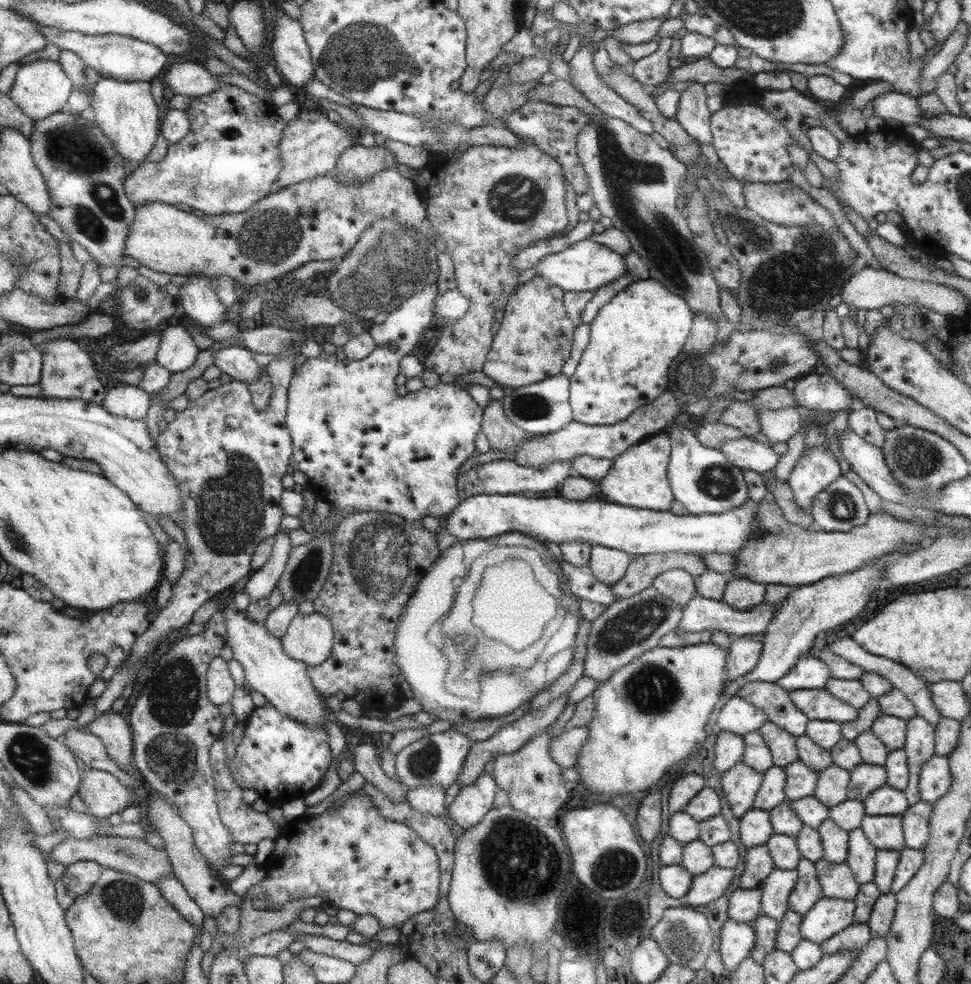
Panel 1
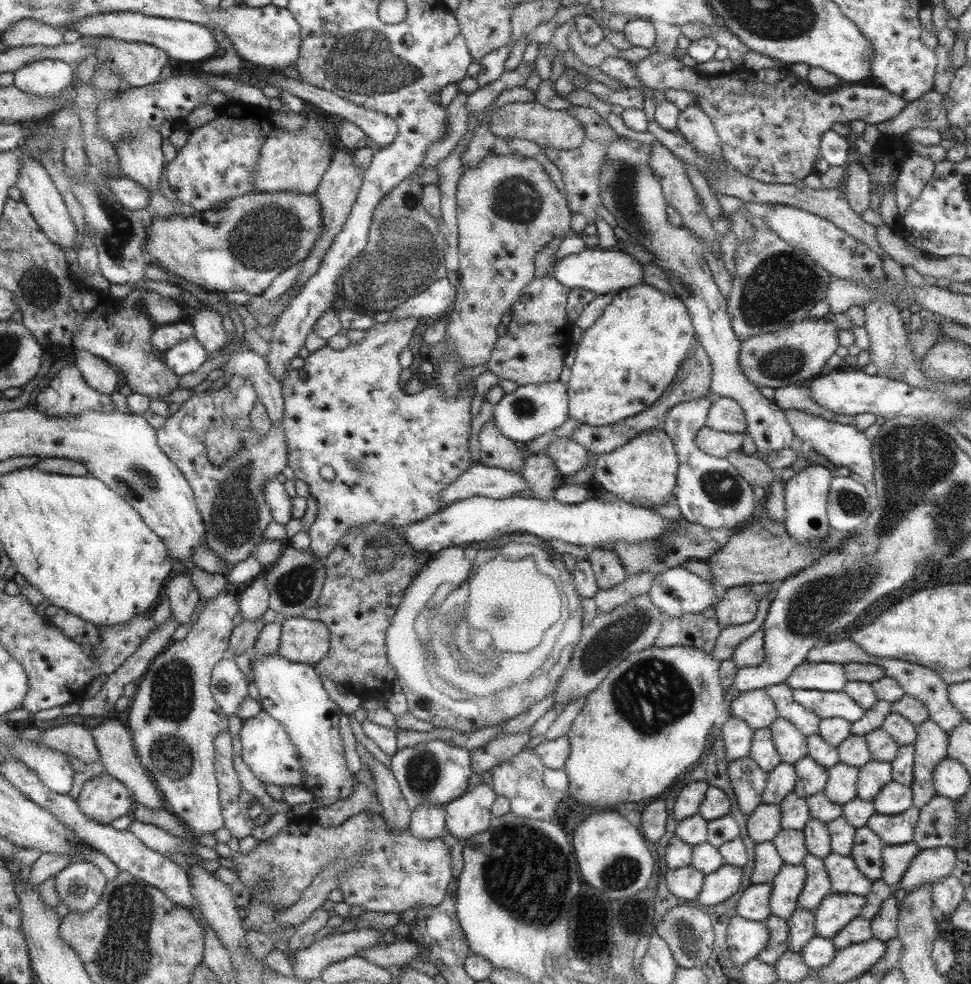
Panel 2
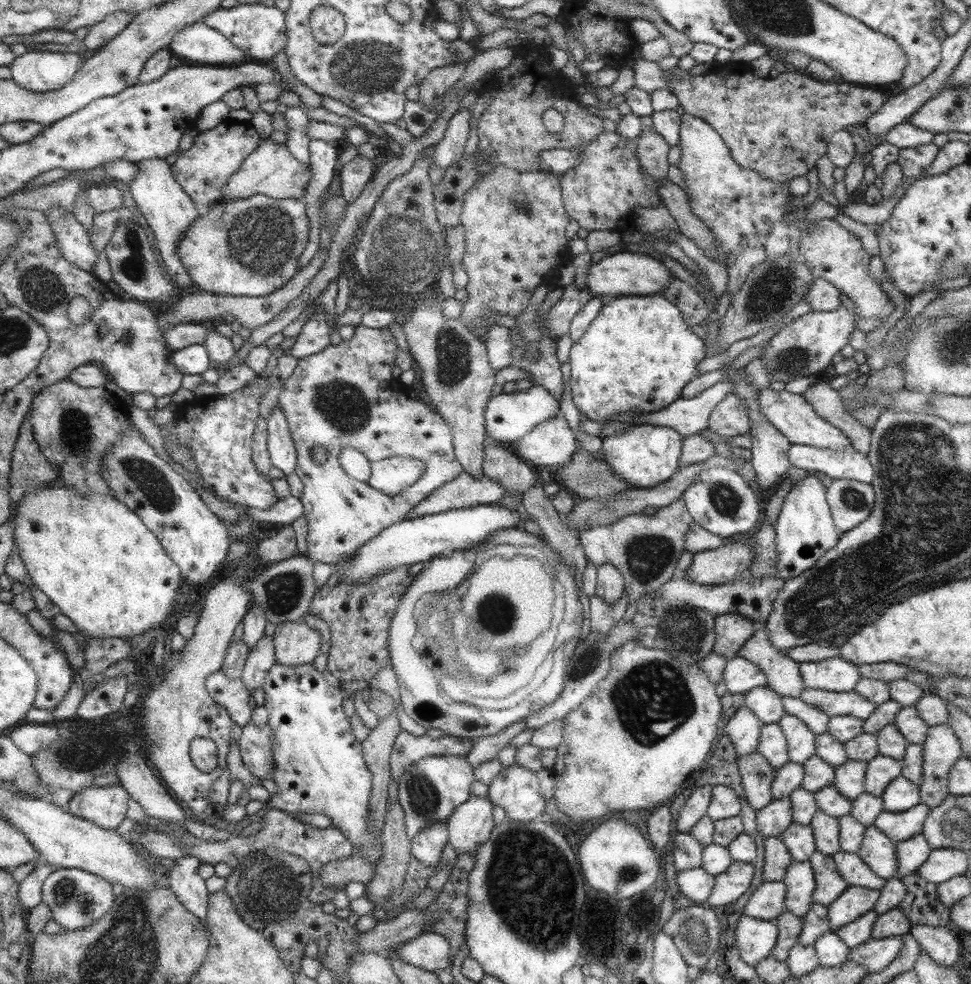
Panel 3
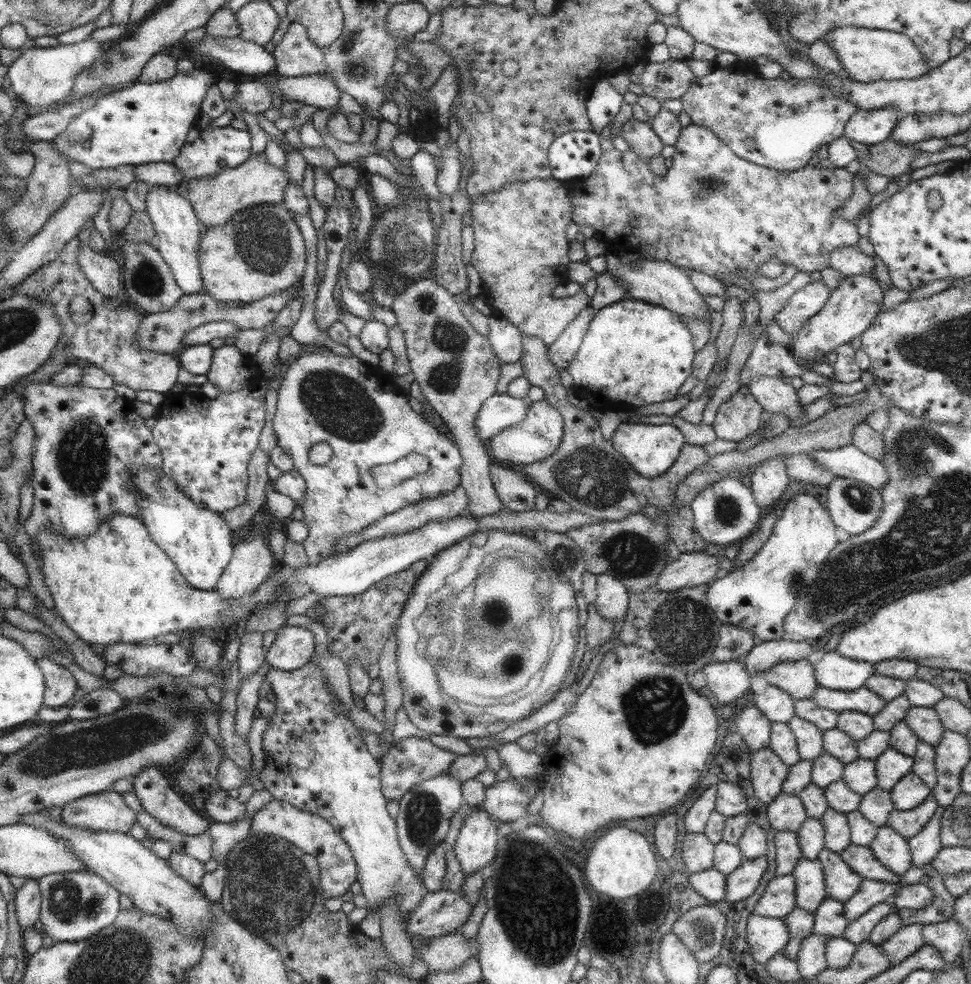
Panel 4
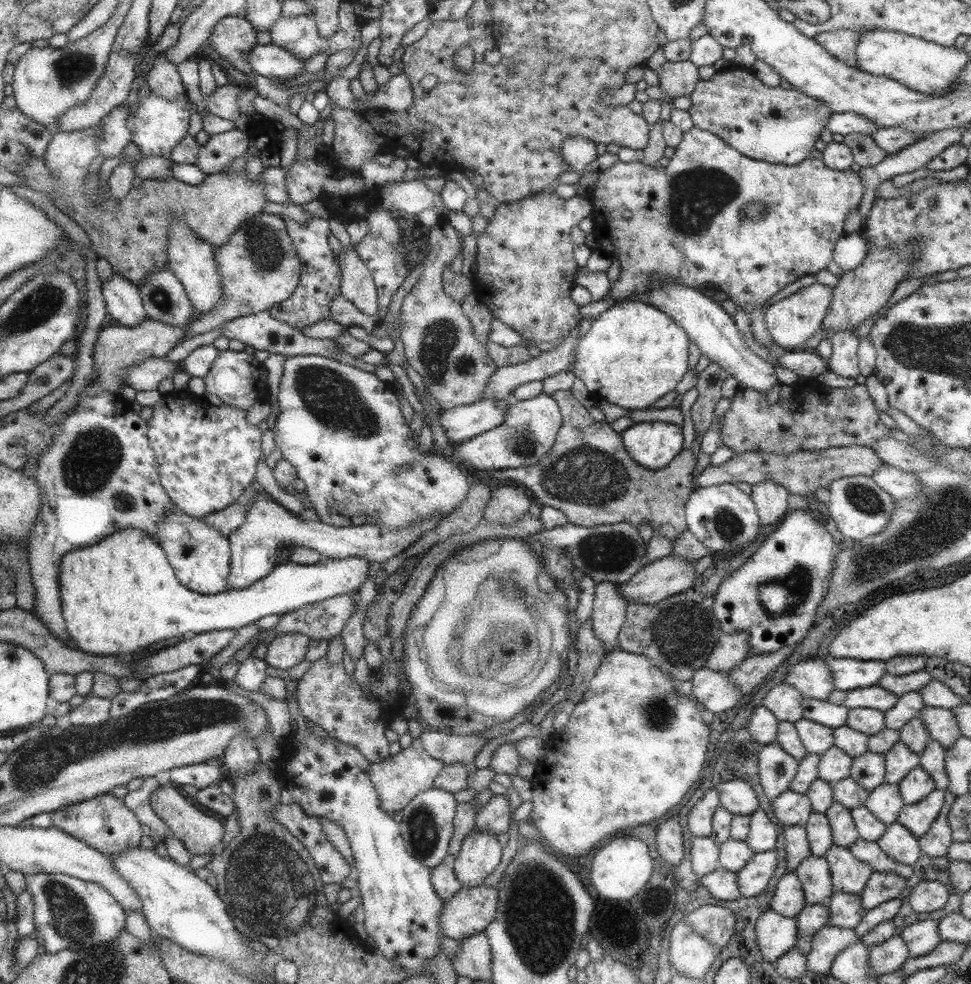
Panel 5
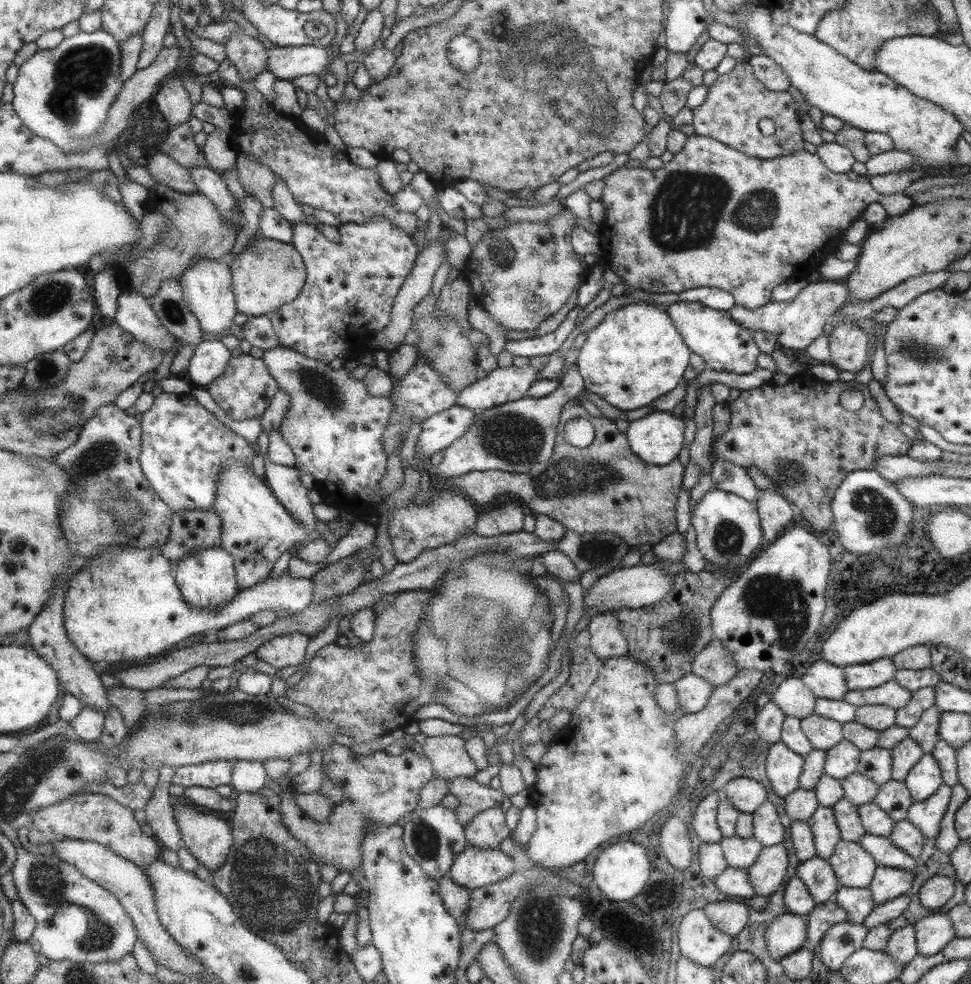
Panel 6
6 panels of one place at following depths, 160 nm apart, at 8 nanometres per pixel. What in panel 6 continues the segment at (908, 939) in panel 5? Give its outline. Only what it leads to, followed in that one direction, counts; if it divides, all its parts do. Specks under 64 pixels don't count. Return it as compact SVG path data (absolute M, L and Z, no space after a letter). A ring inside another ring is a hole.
M933 914L915 922L916 954L937 954L951 939L955 938L953 925L947 914Z

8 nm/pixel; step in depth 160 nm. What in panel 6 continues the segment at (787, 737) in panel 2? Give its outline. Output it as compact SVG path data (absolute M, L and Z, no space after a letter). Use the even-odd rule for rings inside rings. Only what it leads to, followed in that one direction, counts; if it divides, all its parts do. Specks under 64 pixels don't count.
M811 714L800 720L801 732L813 749L829 750L843 740L842 725L833 719Z

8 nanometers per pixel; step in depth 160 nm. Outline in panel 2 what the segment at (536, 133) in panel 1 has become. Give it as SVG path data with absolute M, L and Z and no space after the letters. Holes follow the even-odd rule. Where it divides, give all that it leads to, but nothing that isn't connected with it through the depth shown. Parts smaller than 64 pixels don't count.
M577 105L568 108L567 111L584 127L584 140L577 148L571 150L543 147L543 156L544 160L554 164L560 172L566 190L564 194L568 199L568 209L583 214L588 224L594 223L594 218L597 217L595 207L600 206L599 170L600 166L604 164L605 148L619 136L611 130L605 120L589 107Z

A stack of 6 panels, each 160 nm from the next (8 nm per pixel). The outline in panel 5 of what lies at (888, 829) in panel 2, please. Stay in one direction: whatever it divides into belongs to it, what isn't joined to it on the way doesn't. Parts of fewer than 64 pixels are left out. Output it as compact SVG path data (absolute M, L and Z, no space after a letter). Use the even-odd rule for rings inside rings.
M934 789L920 802L904 805L897 816L896 822L904 826L913 837L921 837L932 820L937 818L944 802L944 791Z

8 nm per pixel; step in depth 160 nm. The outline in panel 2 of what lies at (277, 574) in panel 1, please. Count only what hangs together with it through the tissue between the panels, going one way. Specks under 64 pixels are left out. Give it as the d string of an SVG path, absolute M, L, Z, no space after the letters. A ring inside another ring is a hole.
M267 577L251 582L240 597L240 613L243 618L257 620L270 608L271 591Z

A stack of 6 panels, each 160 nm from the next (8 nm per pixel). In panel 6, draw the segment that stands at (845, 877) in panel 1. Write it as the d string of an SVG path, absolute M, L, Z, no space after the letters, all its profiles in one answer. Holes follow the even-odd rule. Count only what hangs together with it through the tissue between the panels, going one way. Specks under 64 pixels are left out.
M866 833L858 844L874 858L878 866L909 871L916 869L916 859L901 851L901 848L886 837Z

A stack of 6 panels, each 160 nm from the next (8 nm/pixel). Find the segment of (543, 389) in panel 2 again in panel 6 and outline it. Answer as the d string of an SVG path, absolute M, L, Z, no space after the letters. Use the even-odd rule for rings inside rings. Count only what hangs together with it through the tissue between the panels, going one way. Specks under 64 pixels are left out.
M454 404L440 413L433 414L421 423L415 450L430 458L431 454L447 449L472 425L477 411Z

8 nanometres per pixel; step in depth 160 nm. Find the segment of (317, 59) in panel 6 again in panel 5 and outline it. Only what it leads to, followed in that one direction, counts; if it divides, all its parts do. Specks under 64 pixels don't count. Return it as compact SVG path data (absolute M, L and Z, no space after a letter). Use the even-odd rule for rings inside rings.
M274 42L266 45L257 43L248 56L253 71L272 79L296 75L303 68L304 62Z

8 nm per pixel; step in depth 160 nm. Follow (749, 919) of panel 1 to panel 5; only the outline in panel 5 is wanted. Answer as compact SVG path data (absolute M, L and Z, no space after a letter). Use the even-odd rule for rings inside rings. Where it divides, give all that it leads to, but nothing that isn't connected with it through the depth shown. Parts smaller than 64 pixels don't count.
M786 872L777 881L768 908L779 915L784 915L785 918L794 918L805 905L802 886L797 875L794 872Z

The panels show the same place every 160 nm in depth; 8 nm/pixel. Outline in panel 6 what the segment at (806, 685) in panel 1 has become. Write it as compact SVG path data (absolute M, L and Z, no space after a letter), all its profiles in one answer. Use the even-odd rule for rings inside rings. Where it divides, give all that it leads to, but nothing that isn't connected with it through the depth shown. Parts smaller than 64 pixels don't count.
M878 658L865 664L843 668L849 691L865 690L883 685L896 674L896 665L890 658Z

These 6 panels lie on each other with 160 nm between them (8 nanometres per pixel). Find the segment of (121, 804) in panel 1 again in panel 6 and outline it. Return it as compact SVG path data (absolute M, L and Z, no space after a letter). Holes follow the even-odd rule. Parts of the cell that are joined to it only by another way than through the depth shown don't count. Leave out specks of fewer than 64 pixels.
M81 793L57 805L39 809L31 814L32 825L24 831L32 847L57 840L81 840L99 842L116 852L122 858L145 868L159 860L159 851L163 846L153 836L146 836L141 824L135 818L135 812L122 806L116 799L103 794Z

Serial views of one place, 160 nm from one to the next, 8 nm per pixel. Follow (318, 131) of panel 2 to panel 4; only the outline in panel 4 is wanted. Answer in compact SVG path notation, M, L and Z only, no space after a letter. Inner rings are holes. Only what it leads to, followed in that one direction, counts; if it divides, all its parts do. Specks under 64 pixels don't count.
M267 154L252 155L237 168L225 169L215 178L197 178L181 185L173 185L189 202L193 203L202 223L207 227L225 226L234 214L249 207L265 203L282 204L288 186L292 184L285 169L273 166Z

